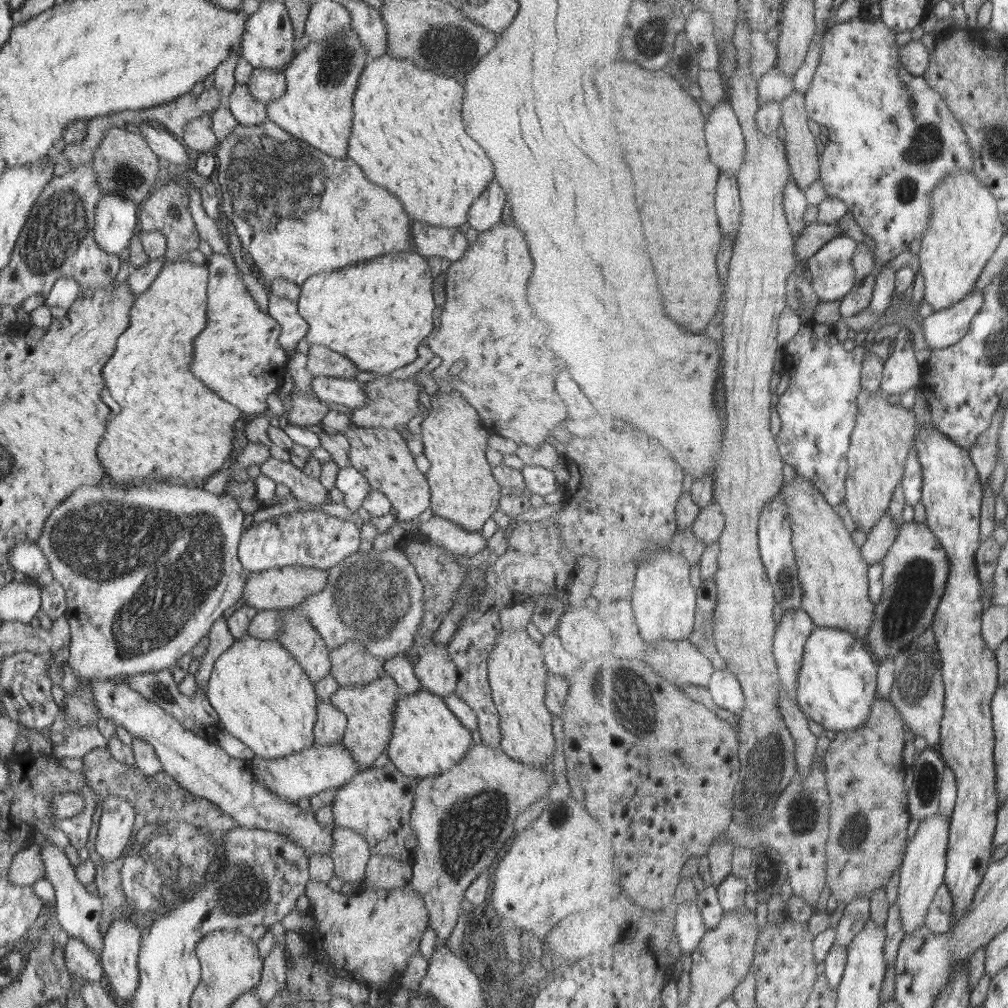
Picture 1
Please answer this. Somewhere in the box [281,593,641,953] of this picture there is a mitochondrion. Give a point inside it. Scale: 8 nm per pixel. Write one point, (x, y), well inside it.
(477, 823)

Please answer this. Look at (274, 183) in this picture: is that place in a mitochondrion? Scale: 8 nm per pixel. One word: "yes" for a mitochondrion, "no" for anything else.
yes

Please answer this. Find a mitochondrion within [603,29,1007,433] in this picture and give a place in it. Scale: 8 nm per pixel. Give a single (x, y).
(928, 143)

